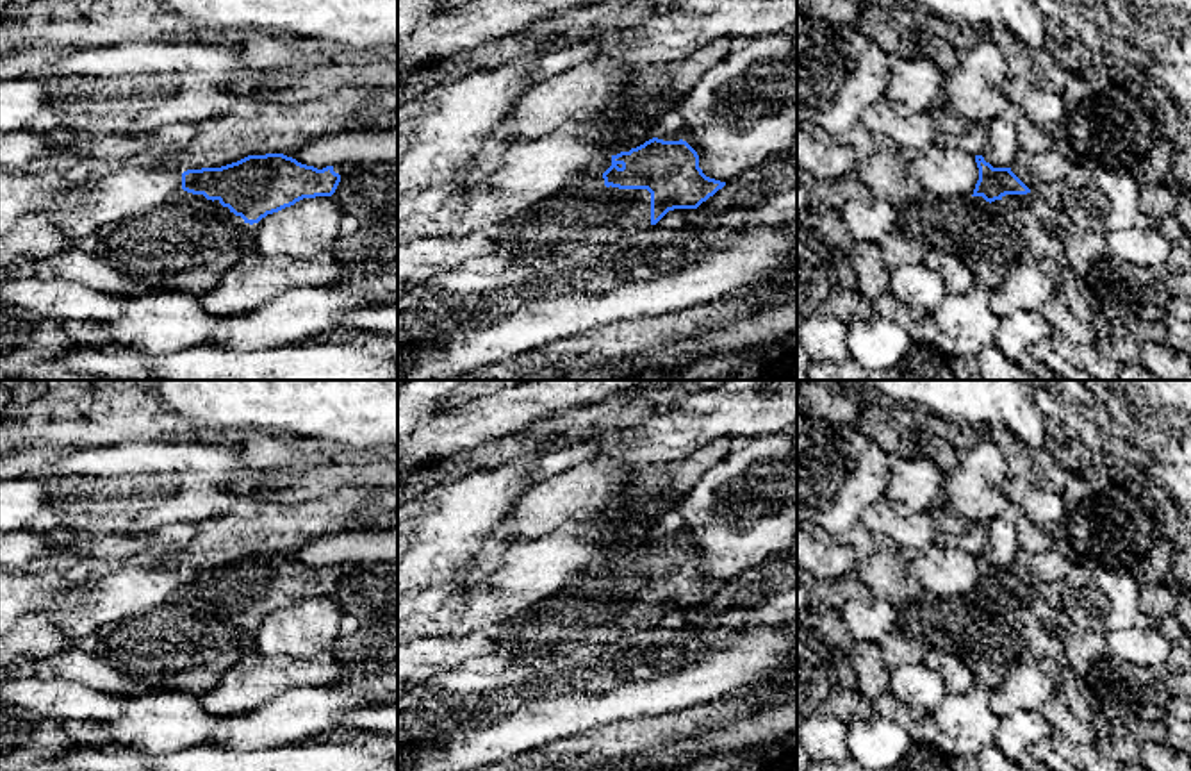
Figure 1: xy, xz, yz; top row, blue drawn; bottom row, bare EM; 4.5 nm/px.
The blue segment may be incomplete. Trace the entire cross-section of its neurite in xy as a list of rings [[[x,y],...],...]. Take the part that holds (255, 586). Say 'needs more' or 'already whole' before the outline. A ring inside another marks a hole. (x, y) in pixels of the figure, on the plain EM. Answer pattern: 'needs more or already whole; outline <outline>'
needs more; outline [[[283,553],[248,555],[221,568],[187,569],[182,587],[157,612],[193,616],[203,628],[237,628],[257,639],[262,619],[303,598],[332,596],[357,564],[314,568]]]

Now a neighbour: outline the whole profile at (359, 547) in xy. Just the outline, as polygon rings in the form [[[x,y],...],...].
[[[346,530],[319,537],[307,546],[283,553],[301,564],[326,568],[333,564],[398,562],[396,530]]]

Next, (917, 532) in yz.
[[[886,498],[867,507],[859,521],[879,541],[899,550],[922,553],[941,541],[936,523],[929,512],[904,518],[891,509]]]

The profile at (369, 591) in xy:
[[[398,562],[362,564],[341,576],[332,594],[344,614],[364,621],[398,612]]]

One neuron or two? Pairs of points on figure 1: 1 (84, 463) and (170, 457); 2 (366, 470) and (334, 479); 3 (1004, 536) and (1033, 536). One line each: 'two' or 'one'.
1: one
2: one
3: two

